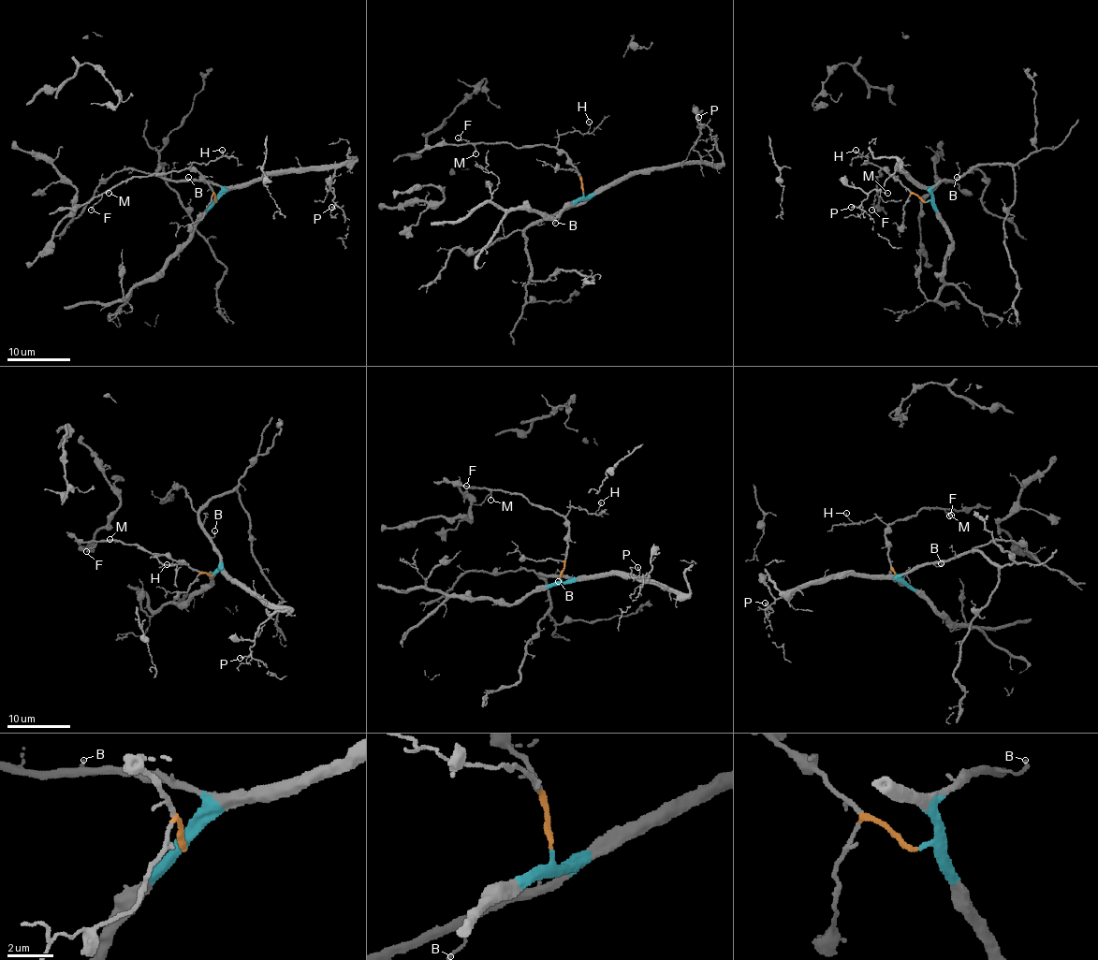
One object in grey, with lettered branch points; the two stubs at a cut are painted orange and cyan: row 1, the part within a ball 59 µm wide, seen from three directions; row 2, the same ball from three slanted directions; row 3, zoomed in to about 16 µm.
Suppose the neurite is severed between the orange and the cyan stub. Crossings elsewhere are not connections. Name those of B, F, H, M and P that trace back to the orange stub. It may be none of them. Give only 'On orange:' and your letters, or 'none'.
On orange: F, H, M

